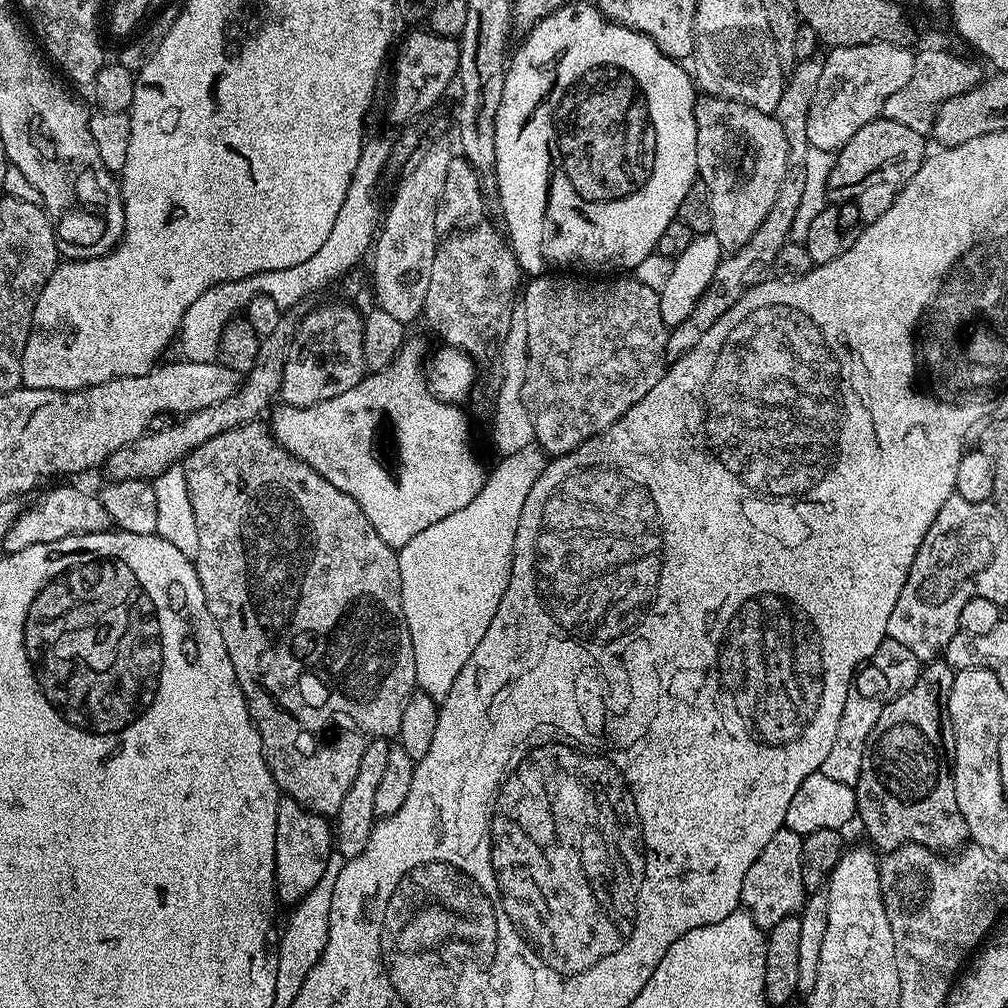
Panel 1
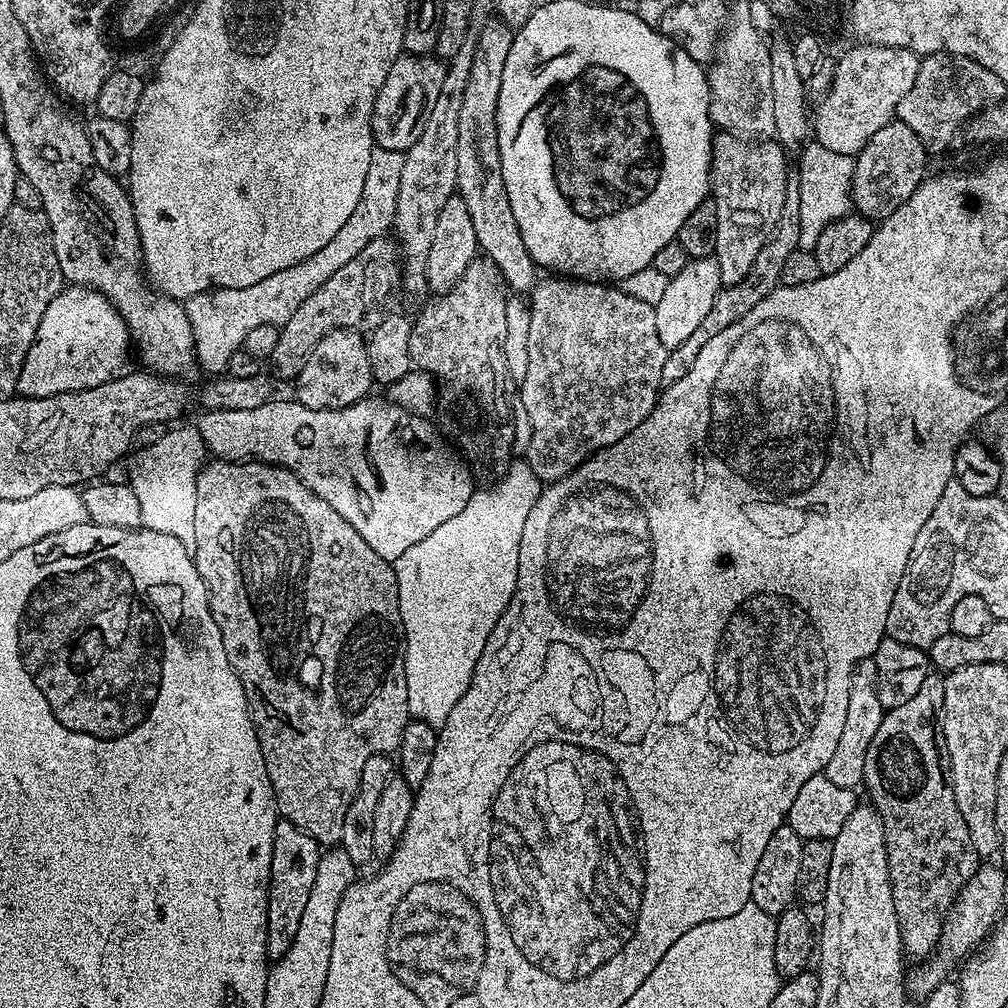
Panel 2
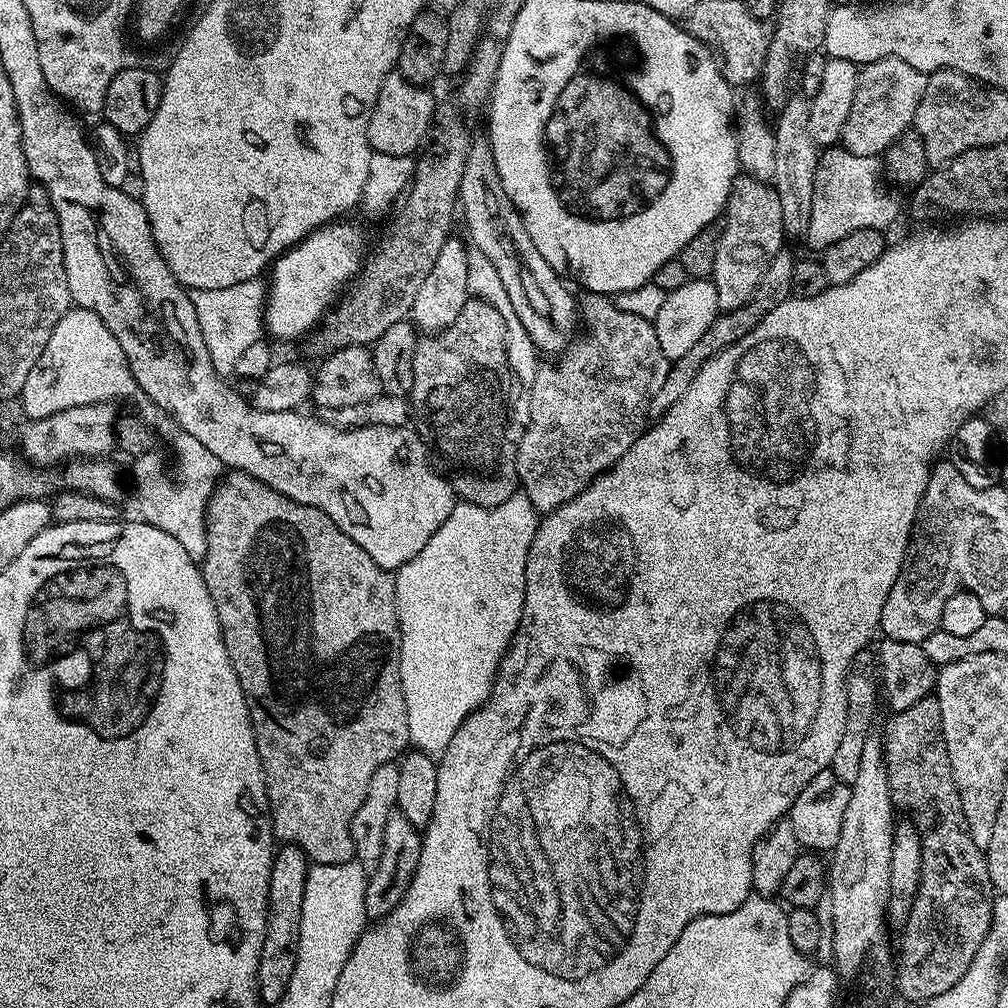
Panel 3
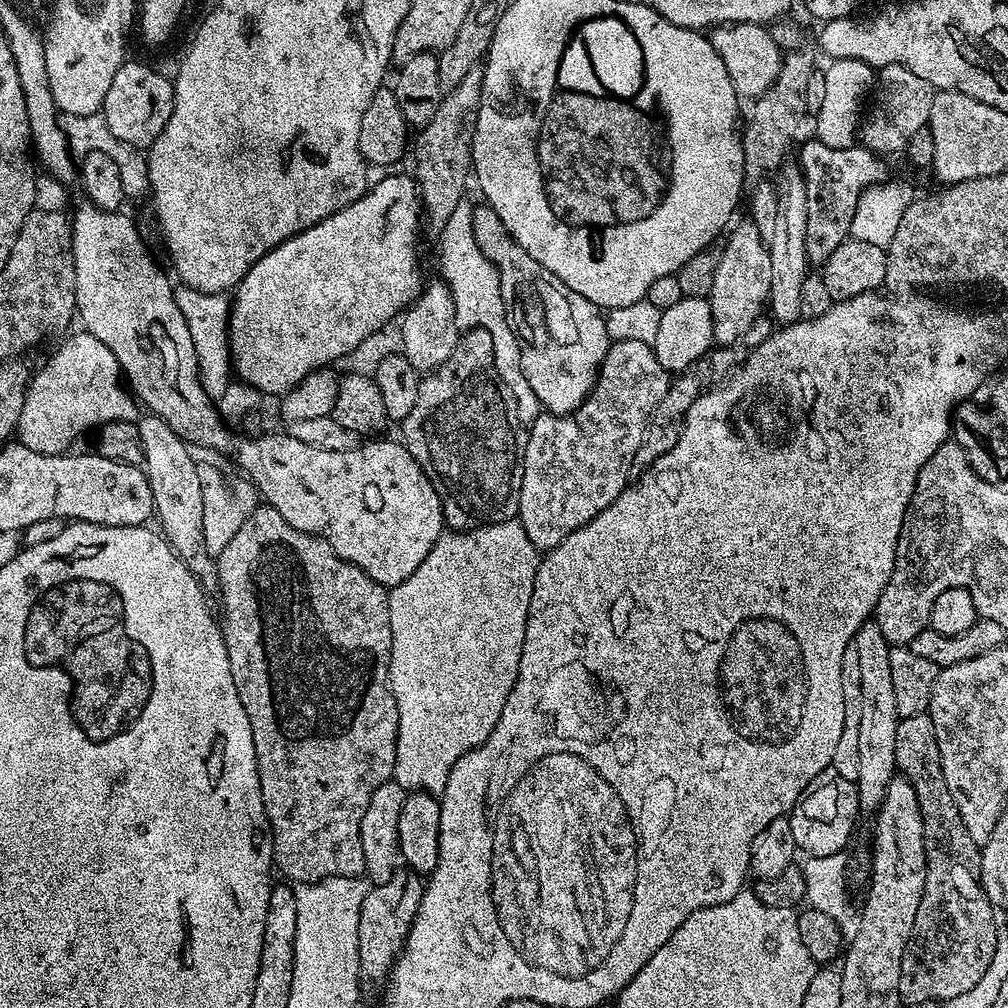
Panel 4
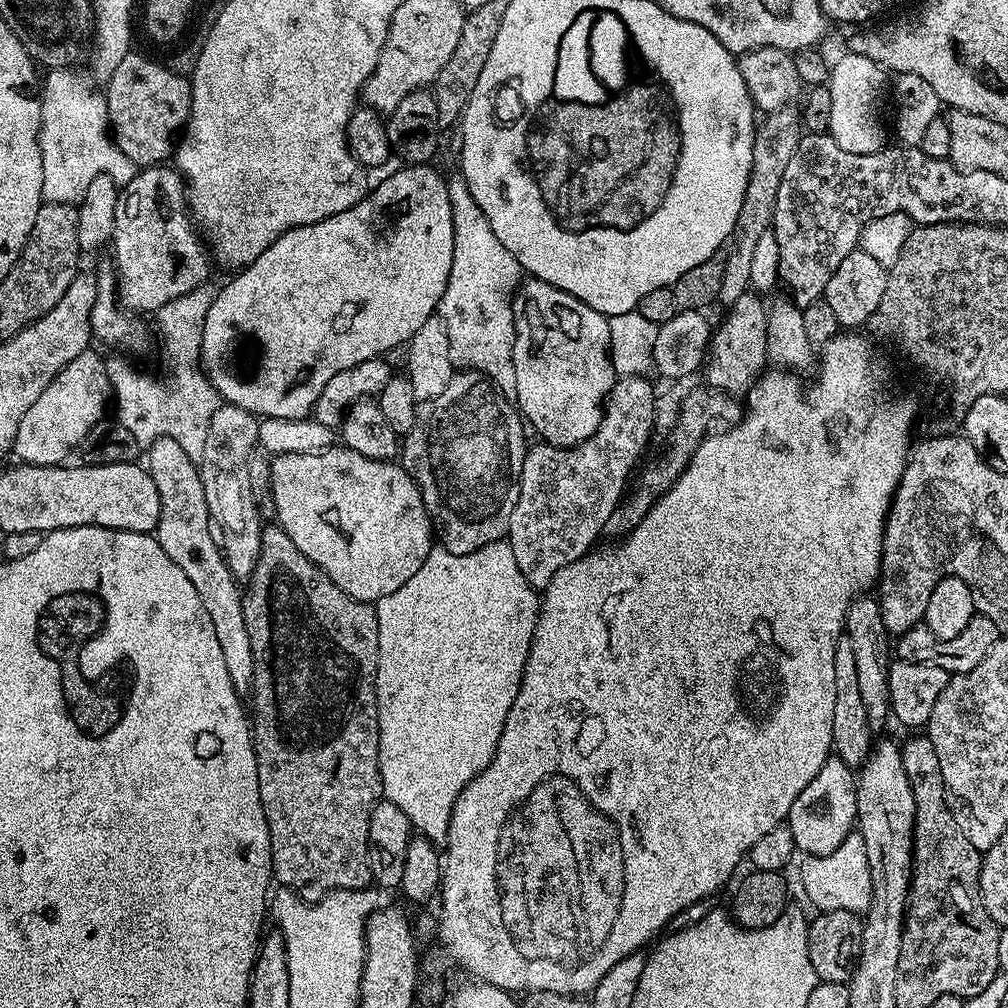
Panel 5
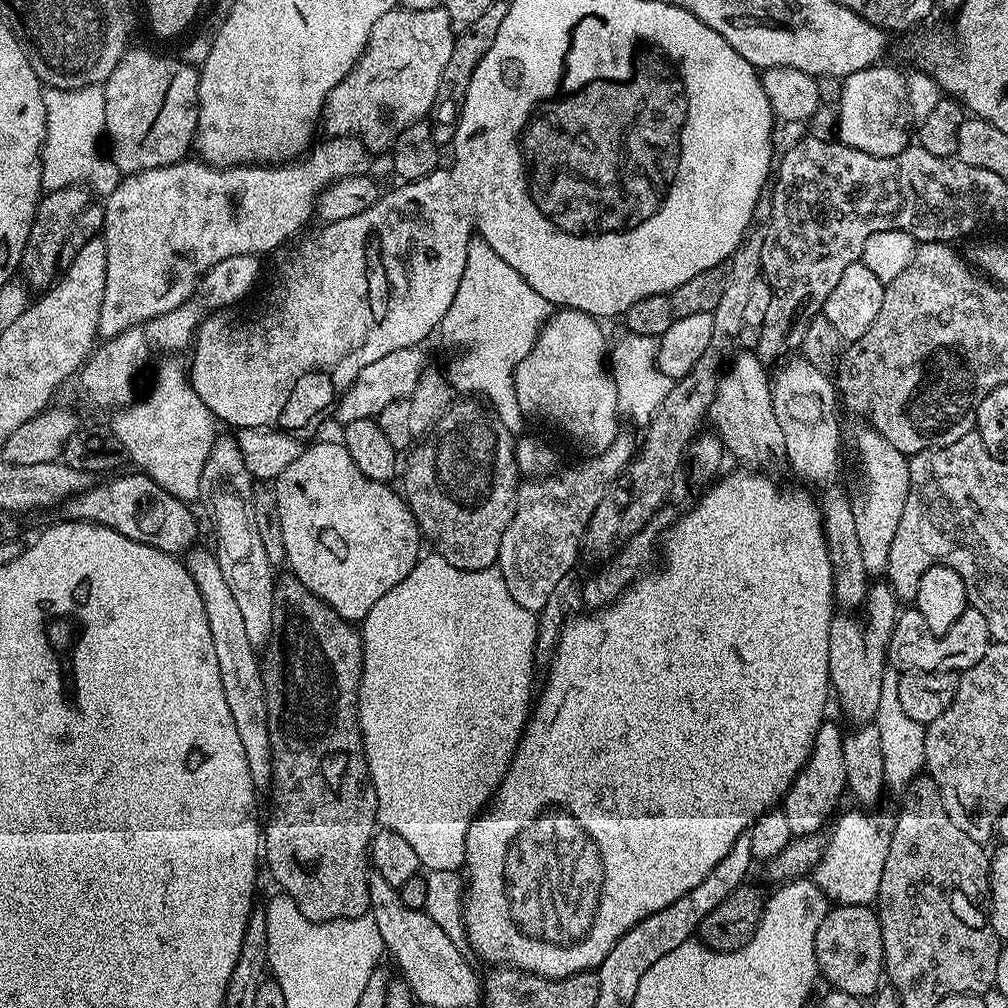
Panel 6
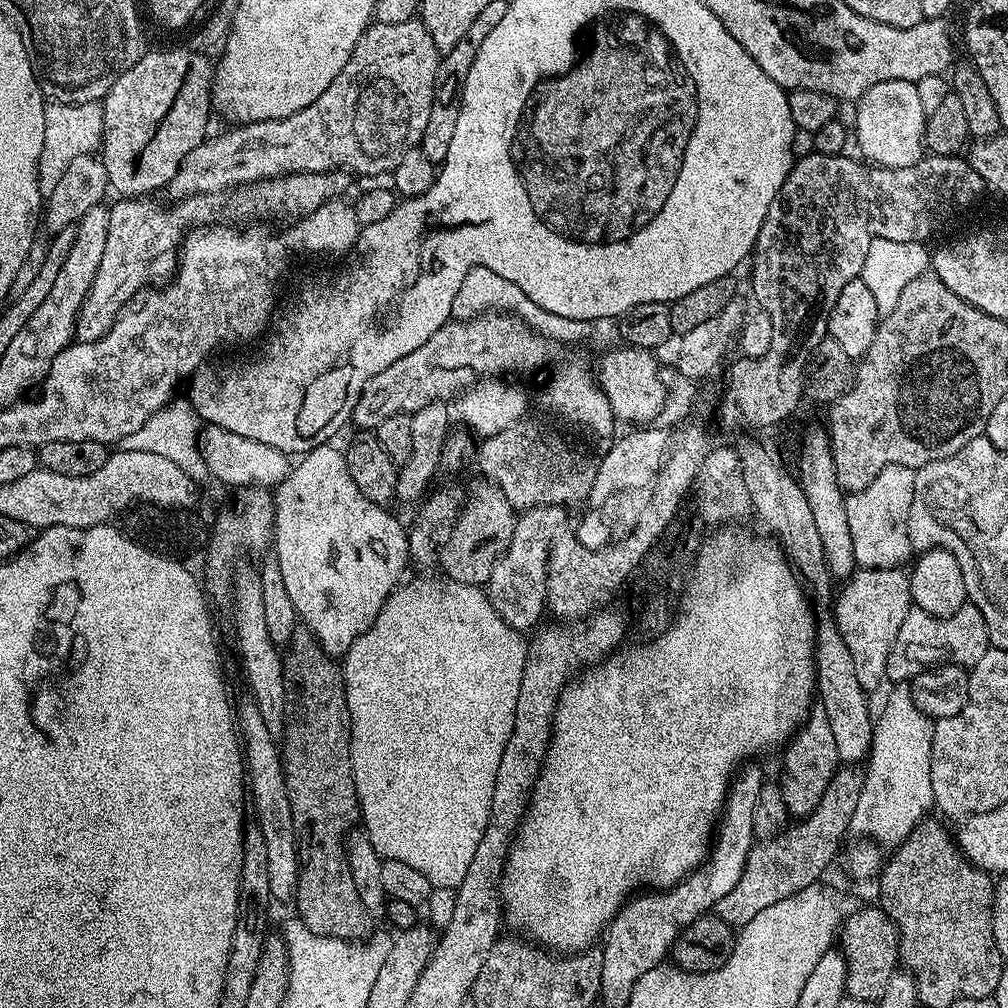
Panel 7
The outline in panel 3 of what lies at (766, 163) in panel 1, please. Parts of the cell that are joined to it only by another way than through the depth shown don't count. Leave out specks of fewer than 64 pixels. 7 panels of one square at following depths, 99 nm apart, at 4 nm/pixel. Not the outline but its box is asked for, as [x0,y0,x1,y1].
[710,175,785,313]

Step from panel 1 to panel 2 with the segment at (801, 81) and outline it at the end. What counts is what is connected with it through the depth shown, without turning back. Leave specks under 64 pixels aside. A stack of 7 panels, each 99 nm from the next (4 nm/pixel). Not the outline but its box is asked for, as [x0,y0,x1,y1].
[694,179,800,346]

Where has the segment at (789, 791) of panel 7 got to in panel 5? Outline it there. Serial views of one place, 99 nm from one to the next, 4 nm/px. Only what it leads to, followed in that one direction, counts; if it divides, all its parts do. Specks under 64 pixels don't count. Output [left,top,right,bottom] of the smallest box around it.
[786,755,856,856]

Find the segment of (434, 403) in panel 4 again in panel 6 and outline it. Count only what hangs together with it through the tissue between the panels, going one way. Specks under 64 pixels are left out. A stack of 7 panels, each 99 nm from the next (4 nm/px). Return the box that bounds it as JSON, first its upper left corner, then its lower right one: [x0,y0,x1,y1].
[402,398,522,570]

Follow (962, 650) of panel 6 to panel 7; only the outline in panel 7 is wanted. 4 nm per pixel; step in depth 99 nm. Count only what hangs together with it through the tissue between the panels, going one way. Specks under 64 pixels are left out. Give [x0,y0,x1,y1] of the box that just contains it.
[896,602,989,666]

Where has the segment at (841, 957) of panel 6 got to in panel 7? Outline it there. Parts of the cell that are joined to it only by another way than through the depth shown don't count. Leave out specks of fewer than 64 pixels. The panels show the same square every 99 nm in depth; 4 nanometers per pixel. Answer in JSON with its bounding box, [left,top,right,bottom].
[838,906,900,1002]

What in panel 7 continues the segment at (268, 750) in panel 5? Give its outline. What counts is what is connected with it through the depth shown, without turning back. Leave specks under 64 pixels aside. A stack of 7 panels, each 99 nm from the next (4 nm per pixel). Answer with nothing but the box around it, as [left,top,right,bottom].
[282,630,370,942]

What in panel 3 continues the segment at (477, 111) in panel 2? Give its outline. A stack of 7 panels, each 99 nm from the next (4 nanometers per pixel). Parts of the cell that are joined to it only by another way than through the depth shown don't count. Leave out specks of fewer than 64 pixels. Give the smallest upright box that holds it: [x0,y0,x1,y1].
[458,135,578,353]

